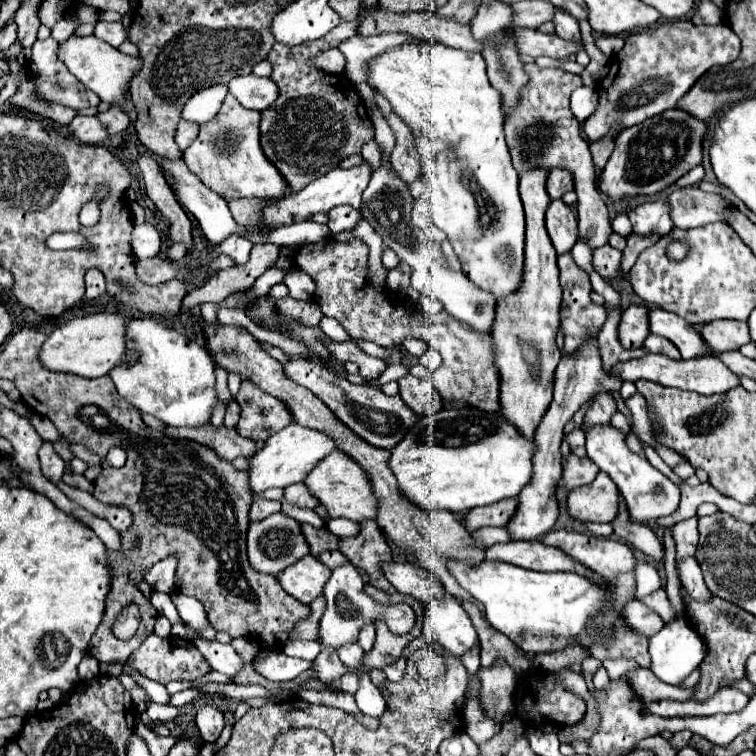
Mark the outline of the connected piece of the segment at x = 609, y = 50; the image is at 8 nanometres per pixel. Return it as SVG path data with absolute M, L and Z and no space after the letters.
M597 35L595 37L595 45L603 55L615 57L623 47L623 39L621 37L613 37L613 35Z

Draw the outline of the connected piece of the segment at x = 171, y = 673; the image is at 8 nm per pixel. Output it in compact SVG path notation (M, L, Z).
M151 633L141 643L141 647L135 649L133 653L135 655L131 655L131 659L127 659L125 665L141 673L143 677L163 685L167 685L169 681L193 681L203 677L207 671L211 671L211 667L207 667L207 659L199 653L199 649L191 641L175 637L175 635L171 635L171 639L159 639L155 633Z

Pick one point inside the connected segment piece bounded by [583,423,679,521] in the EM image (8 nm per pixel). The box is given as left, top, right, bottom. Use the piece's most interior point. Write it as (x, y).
(649, 494)

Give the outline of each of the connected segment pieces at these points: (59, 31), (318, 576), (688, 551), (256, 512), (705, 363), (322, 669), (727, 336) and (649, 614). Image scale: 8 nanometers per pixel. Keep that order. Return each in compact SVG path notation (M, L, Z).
M63 17L51 29L51 37L57 43L63 43L69 35L73 35L73 31L79 27L79 21L73 17Z
M307 555L277 575L281 587L305 605L323 593L323 583L327 583L329 577L331 569L313 555Z
M691 517L691 519L685 519L677 525L671 525L667 527L673 535L673 541L675 541L675 549L677 549L677 563L679 559L685 559L687 555L695 555L695 549L697 549L697 539L699 539L699 533L697 533L697 519Z
M255 497L255 499L253 499L253 505L251 505L249 519L251 519L251 521L261 521L261 519L265 519L267 515L277 513L279 509L281 509L281 505L279 505L277 501L267 501L267 499Z
M645 355L641 359L629 359L625 363L619 363L613 367L613 373L619 373L623 381L639 381L639 379L647 379L647 381L655 381L661 383L665 387L677 387L677 389L685 389L685 391L695 391L701 395L715 395L715 393L723 393L729 391L733 387L741 385L741 379L737 373L729 371L729 367L725 363L721 363L717 357L695 357L695 359L667 359L667 355Z
M323 649L313 663L313 669L317 671L319 679L325 683L339 679L343 673L347 673L347 667L339 661L339 655L335 649Z
M711 321L705 325L701 335L713 351L733 351L745 343L751 343L747 321Z
M633 599L631 603L625 605L623 619L633 631L637 631L641 635L647 635L647 637L653 637L665 625L659 619L659 615L655 615L655 611L651 611L645 603L641 603L637 599Z

